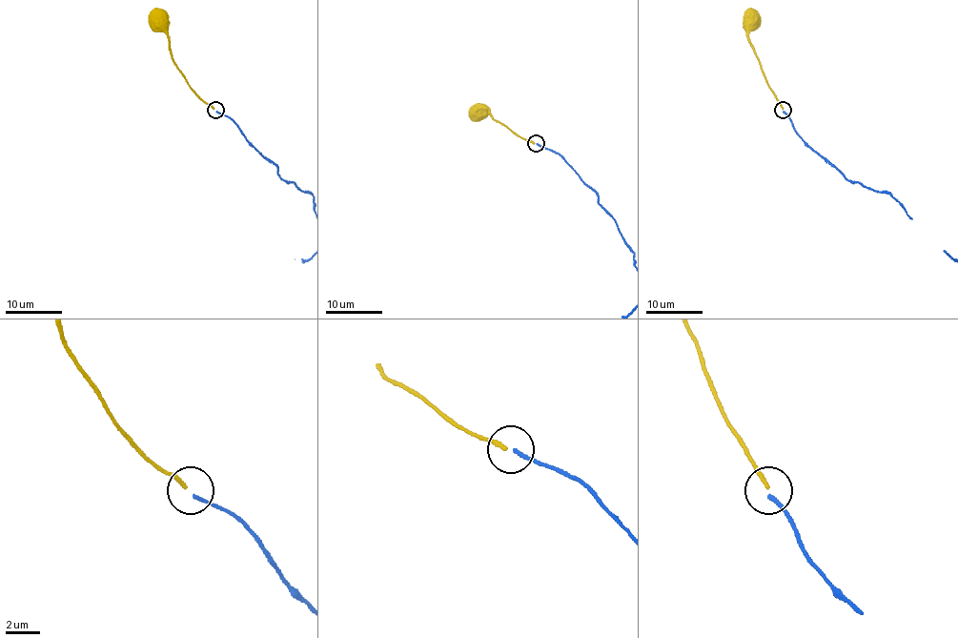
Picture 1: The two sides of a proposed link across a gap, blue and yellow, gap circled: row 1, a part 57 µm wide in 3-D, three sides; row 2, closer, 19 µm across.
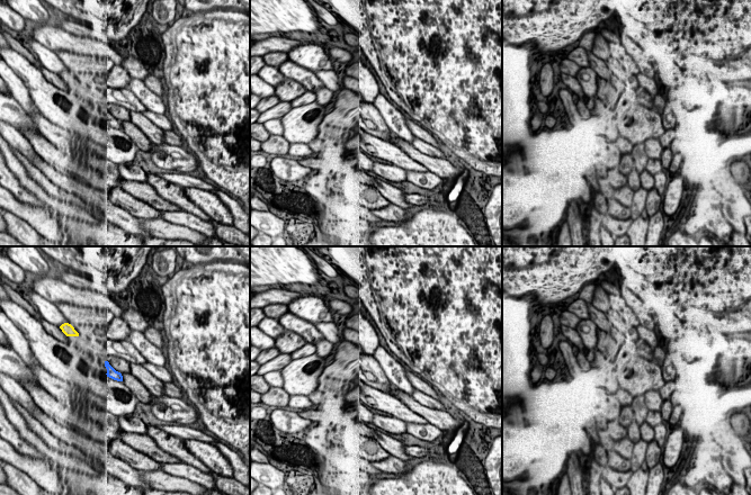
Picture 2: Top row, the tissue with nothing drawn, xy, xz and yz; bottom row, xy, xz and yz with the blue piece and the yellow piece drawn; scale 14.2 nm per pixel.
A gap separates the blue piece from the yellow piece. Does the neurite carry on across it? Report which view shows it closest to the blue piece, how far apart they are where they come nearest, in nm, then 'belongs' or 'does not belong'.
nearest in xy; 550 nm apart; belongs

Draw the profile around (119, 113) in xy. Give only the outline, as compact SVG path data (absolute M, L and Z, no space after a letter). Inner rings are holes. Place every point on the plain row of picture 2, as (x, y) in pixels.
M107 104L106 105L106 109L109 110L109 112L118 120L120 122L129 122L131 117L129 117L129 110L127 110L126 108L118 106L118 105L114 105L114 104Z

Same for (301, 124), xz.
M316 101L292 108L280 118L284 138L290 144L309 144L319 136L319 125L325 116L325 107Z

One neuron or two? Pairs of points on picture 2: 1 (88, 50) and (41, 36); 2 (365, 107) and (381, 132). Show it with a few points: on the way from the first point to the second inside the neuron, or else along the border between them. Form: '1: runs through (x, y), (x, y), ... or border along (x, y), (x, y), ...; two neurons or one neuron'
1: runs through (77, 44), (52, 37); one neuron
2: runs through (370, 113), (381, 126); one neuron

